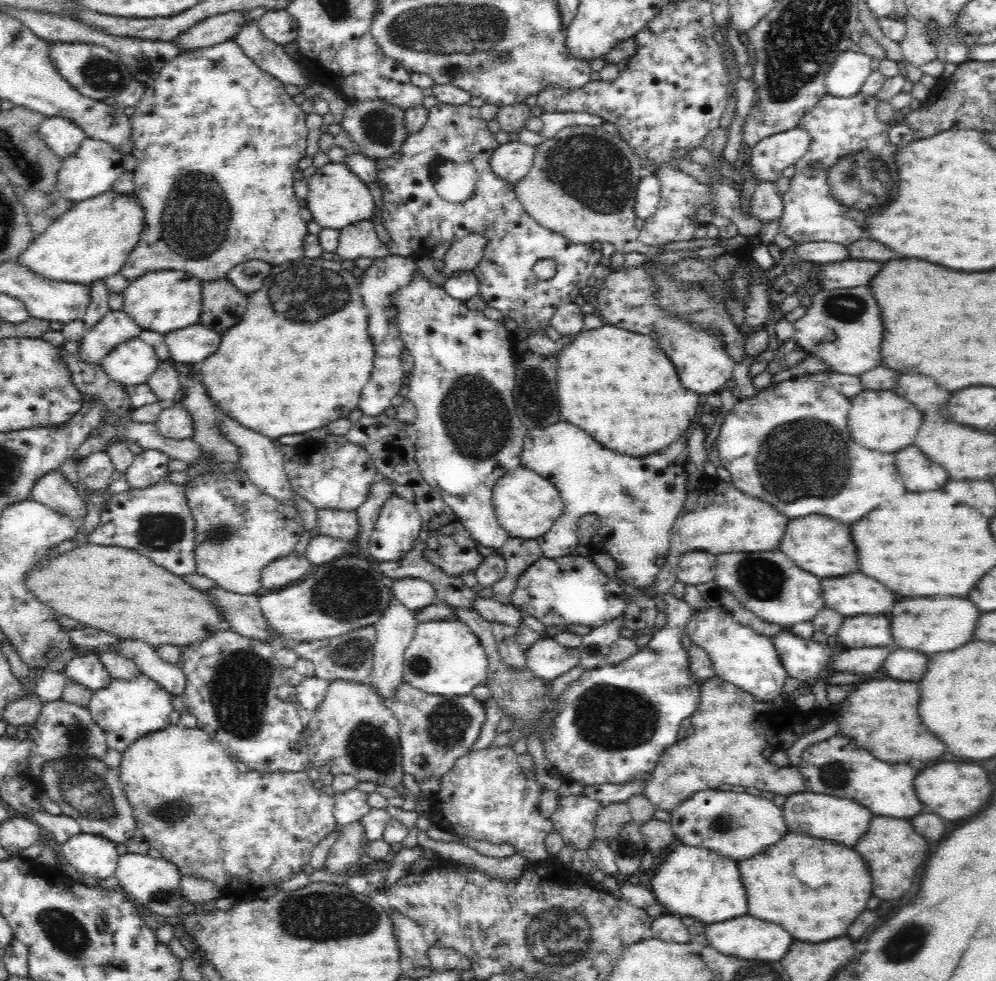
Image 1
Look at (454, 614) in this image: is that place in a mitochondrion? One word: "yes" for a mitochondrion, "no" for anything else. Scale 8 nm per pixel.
no

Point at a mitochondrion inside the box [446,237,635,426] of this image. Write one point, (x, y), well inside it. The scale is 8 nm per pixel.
(534, 393)

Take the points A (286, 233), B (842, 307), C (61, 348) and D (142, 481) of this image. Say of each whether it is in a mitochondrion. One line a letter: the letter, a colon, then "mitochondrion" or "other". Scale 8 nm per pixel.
A: other
B: mitochondrion
C: other
D: other

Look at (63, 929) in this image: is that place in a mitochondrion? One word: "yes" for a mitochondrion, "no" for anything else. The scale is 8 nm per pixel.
yes

